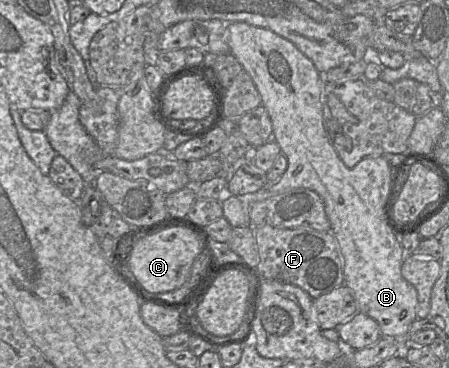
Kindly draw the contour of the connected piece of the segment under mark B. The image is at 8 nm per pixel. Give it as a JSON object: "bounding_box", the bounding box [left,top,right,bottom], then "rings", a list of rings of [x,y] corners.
{"bounding_box":[227,22,418,337],"rings":[[[245,22],[228,23],[227,29],[230,53],[253,80],[261,96],[261,105],[266,109],[272,123],[272,140],[279,145],[288,162],[285,173],[277,183],[266,184],[257,192],[238,196],[243,207],[248,210],[248,219],[252,205],[274,195],[297,188],[317,193],[324,202],[330,231],[341,250],[344,285],[353,292],[358,312],[378,323],[382,337],[406,335],[411,324],[417,319],[418,297],[414,286],[401,274],[406,253],[389,220],[389,208],[398,182],[398,166],[394,170],[385,157],[366,157],[354,167],[347,167],[332,146],[324,126],[322,93],[325,81],[313,62],[292,42],[269,29]]]}

